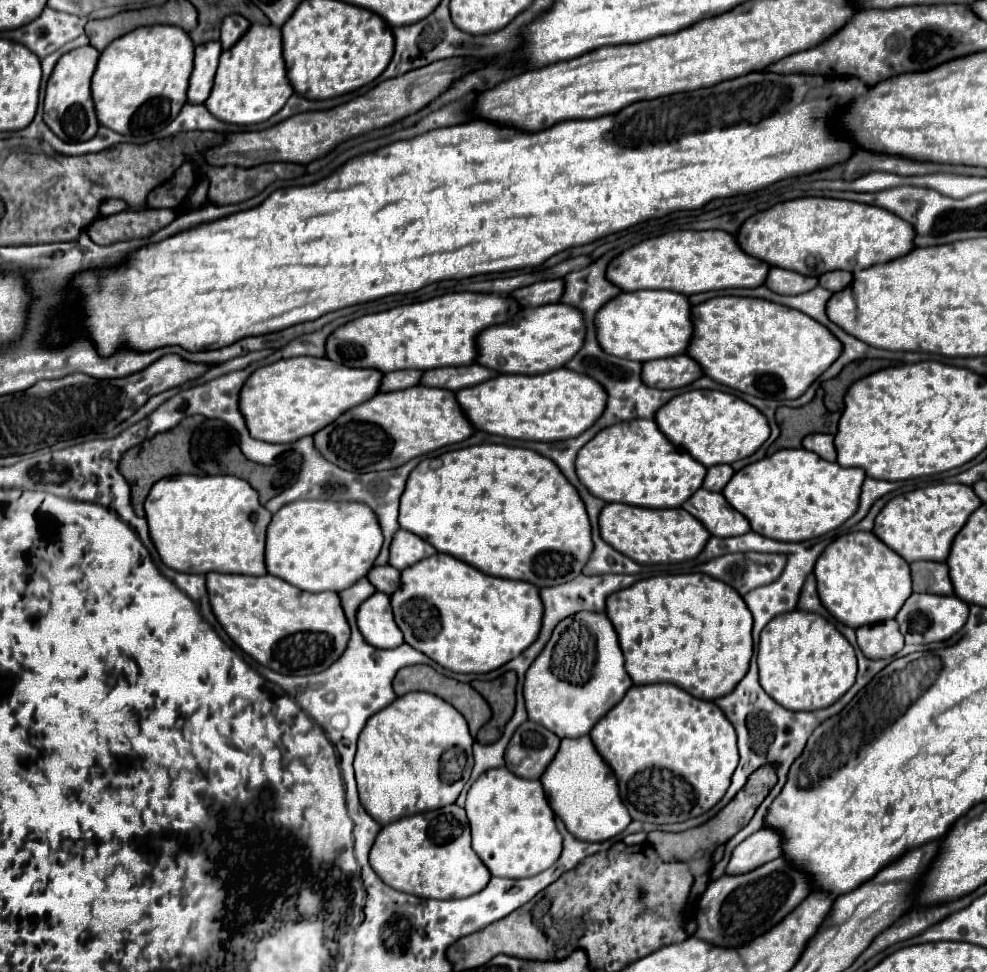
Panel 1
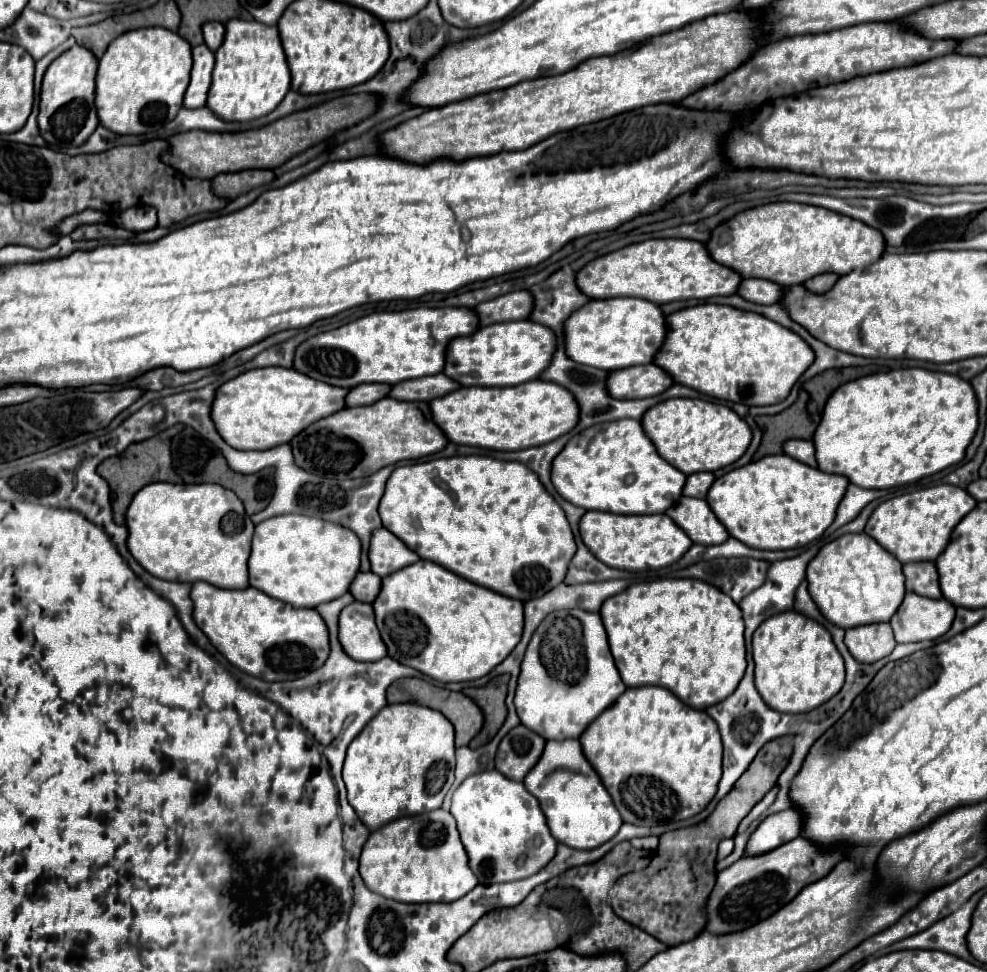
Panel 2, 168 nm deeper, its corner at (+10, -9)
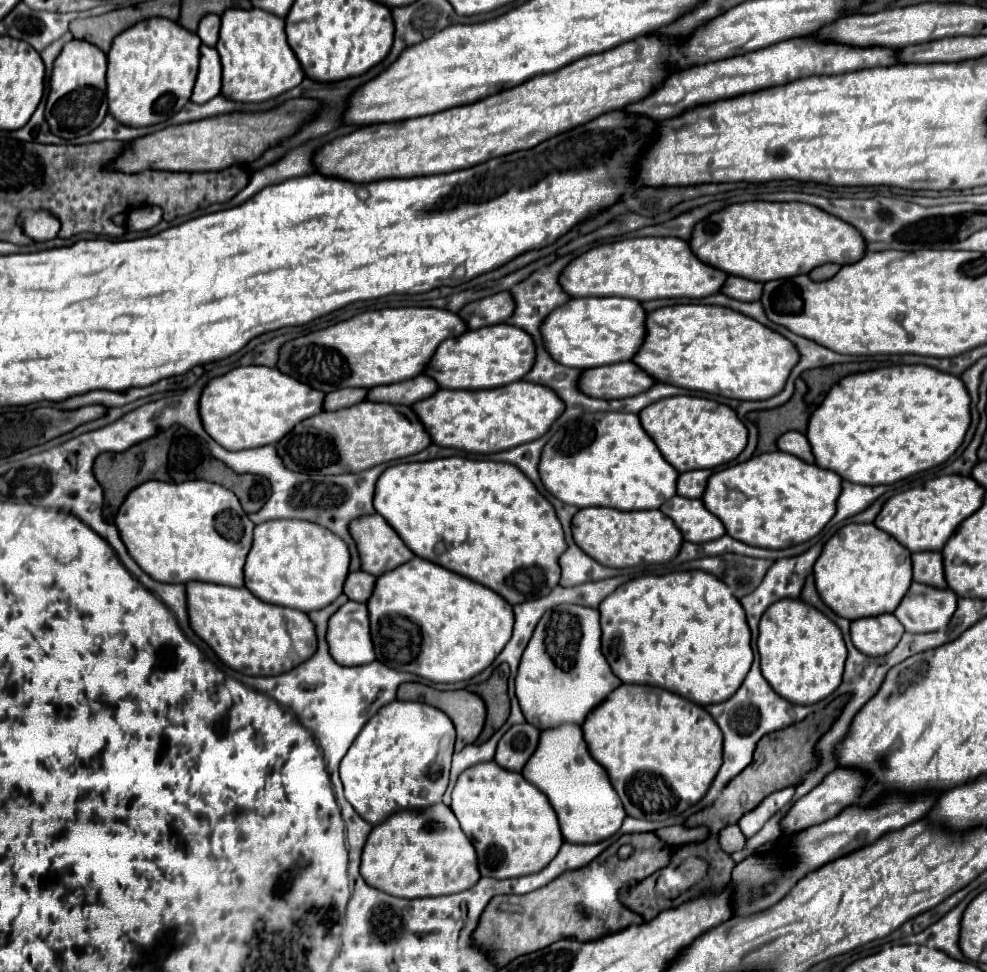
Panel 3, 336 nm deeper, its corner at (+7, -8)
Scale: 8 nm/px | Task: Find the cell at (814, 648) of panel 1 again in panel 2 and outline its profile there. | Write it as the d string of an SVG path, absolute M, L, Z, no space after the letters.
M795 610L769 616L753 634L755 684L761 698L779 712L809 712L833 698L845 682L845 666L825 626Z

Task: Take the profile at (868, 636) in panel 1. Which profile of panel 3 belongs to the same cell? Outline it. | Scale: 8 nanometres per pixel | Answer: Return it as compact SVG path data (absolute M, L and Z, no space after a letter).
M890 613L850 623L850 637L854 647L870 657L878 657L892 651L900 641L902 633L904 627Z

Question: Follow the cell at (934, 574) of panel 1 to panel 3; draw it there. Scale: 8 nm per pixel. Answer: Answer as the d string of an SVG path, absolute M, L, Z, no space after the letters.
M932 551L914 553L912 565L914 565L914 581L916 583L924 583L924 585L930 585L936 589L946 589L940 553L932 553Z

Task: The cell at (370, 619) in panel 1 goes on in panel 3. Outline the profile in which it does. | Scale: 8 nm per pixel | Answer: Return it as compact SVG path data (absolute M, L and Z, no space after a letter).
M348 601L328 621L330 655L342 665L364 665L376 659L372 651L366 603Z

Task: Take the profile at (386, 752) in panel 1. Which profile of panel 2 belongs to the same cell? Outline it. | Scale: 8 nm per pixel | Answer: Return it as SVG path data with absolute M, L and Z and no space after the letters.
M389 704L361 730L357 740L353 740L353 744L349 744L347 748L347 758L343 764L343 782L347 786L349 804L371 832L401 816L415 816L441 808L441 802L453 784L453 738L453 724L441 712L419 704Z

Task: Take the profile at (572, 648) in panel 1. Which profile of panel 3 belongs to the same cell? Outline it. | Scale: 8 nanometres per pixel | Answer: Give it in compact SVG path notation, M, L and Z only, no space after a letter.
M558 605L540 619L522 655L520 669L516 675L516 697L528 723L538 727L540 731L560 727L566 723L582 725L586 715L592 709L596 709L616 687L622 685L622 681L616 679L616 675L612 675L612 669L608 667L608 661L602 653L600 635L602 631L600 631L598 609L590 609L582 605Z

